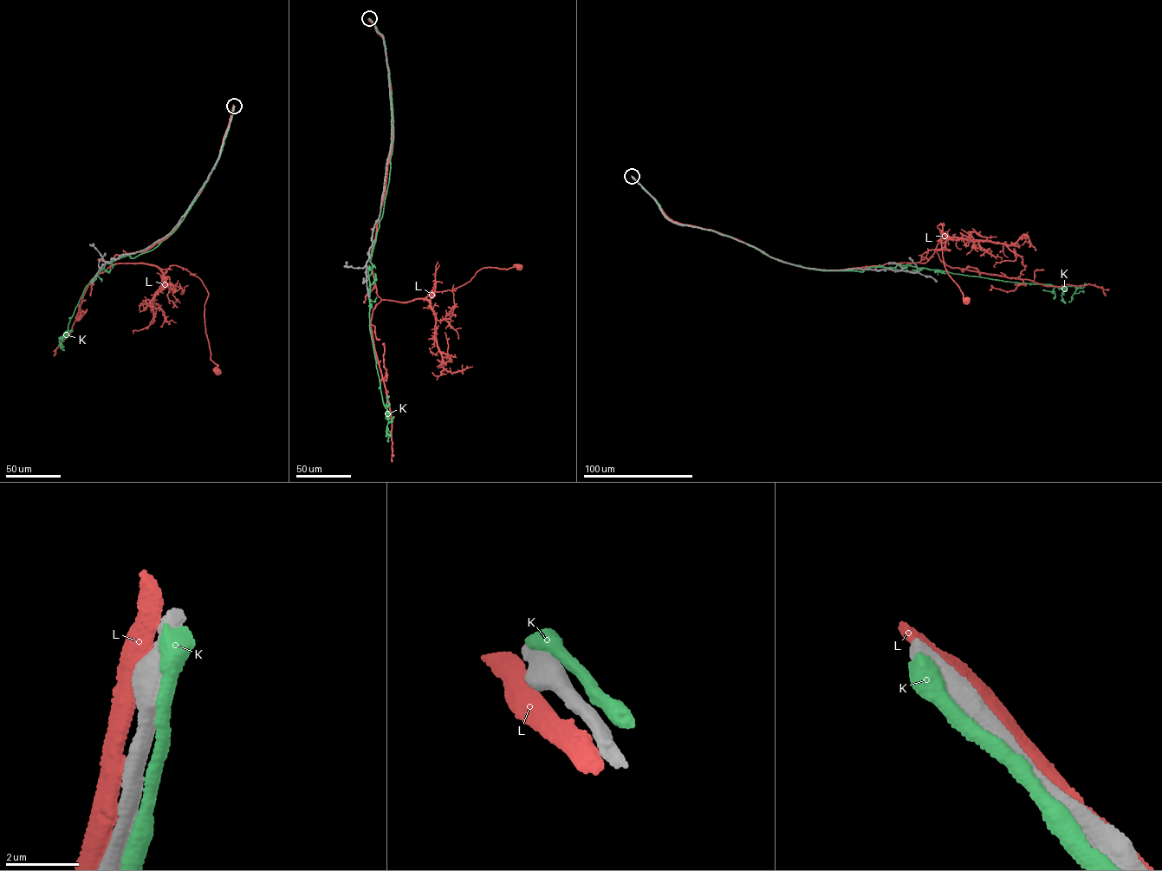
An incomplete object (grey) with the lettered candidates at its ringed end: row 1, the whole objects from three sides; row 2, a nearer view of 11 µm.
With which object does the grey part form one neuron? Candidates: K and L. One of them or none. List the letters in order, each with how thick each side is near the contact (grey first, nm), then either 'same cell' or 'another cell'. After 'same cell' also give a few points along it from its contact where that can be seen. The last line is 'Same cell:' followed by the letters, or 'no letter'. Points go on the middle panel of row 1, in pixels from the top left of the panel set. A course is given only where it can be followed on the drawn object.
K: calibres 550 and 700 nm; another cell
L: calibres 550 and 440 nm; another cell
Same cell: no letter

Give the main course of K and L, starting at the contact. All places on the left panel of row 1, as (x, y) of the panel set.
K: (234, 107), (219, 157), (182, 220), (151, 250), (106, 263), (84, 289), (67, 334), (60, 338), (64, 350)
L: (233, 107), (217, 160), (184, 219), (145, 251), (115, 255), (109, 268), (174, 265), (200, 279), (217, 372)

